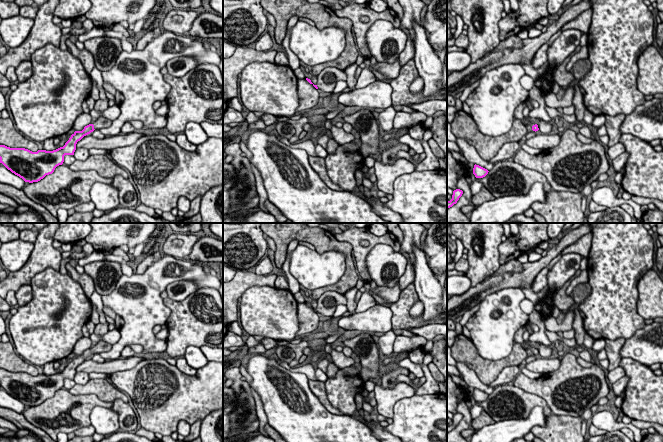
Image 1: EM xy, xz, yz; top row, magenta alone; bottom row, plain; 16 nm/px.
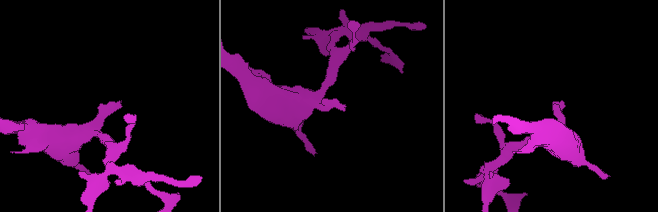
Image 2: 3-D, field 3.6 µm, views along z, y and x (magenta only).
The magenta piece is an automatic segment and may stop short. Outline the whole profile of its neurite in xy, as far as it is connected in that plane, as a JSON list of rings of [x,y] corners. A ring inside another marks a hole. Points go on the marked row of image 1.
[[[99,117],[93,124],[85,126],[82,131],[75,131],[63,147],[53,151],[32,152],[25,148],[0,145],[0,163],[25,182],[38,182],[46,175],[52,174],[57,166],[62,165],[65,155],[74,155],[77,142],[84,136],[94,130],[110,127],[111,124],[111,120]]]

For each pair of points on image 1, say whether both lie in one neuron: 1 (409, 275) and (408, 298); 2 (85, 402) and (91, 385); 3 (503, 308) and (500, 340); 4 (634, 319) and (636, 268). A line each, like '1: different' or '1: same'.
1: different
2: different
3: same
4: same

